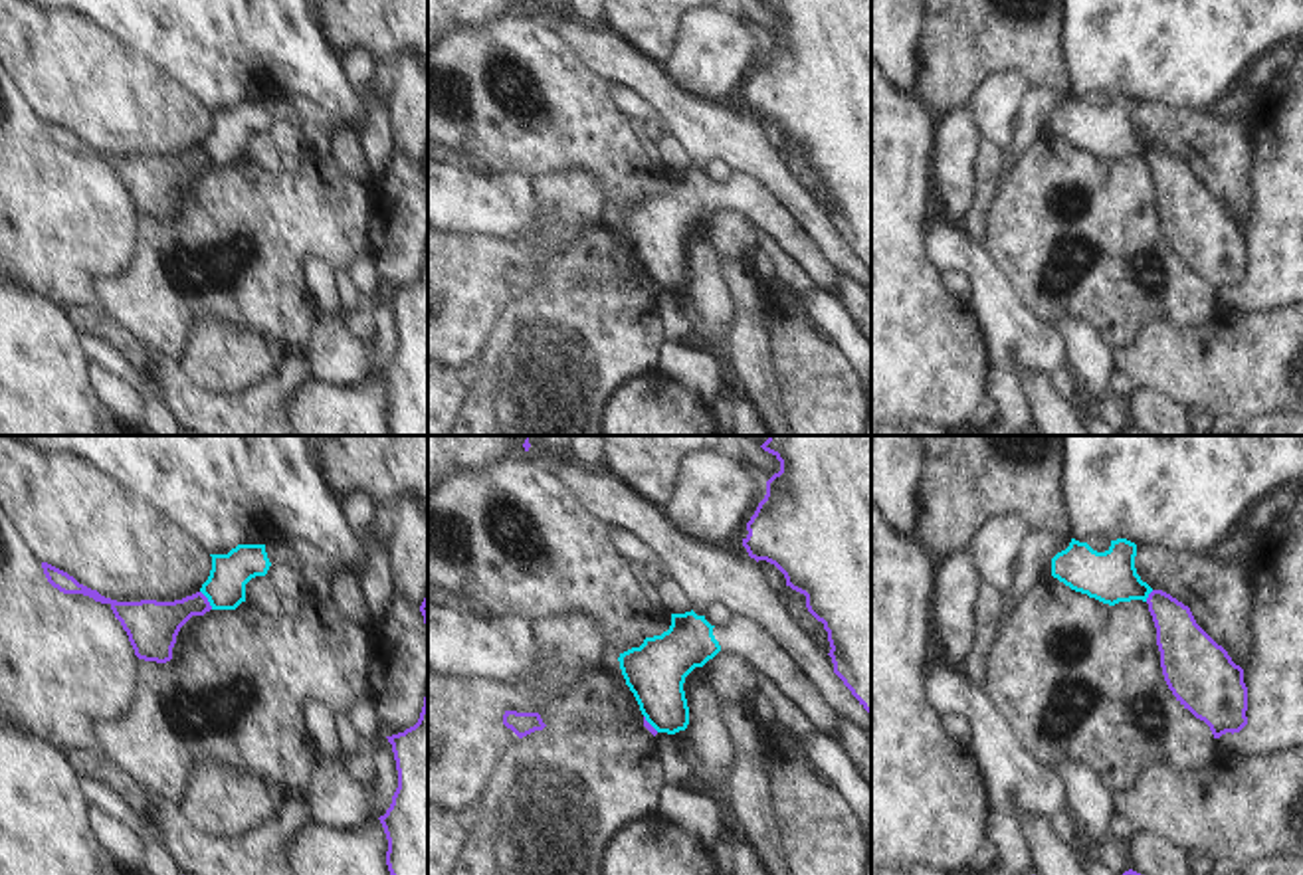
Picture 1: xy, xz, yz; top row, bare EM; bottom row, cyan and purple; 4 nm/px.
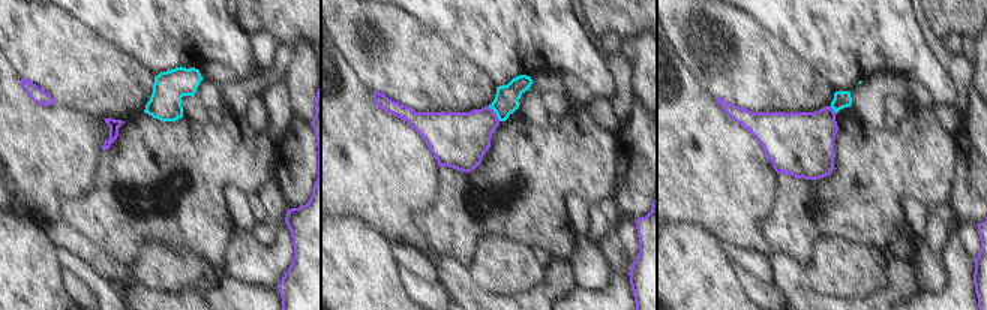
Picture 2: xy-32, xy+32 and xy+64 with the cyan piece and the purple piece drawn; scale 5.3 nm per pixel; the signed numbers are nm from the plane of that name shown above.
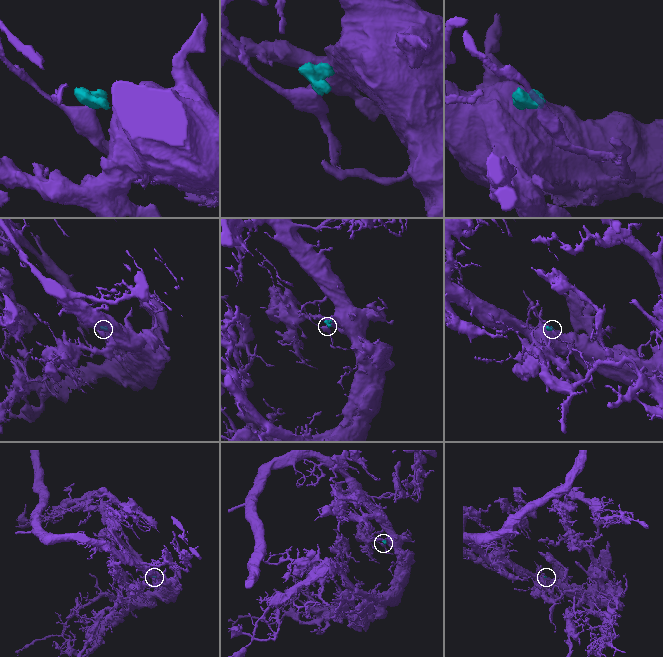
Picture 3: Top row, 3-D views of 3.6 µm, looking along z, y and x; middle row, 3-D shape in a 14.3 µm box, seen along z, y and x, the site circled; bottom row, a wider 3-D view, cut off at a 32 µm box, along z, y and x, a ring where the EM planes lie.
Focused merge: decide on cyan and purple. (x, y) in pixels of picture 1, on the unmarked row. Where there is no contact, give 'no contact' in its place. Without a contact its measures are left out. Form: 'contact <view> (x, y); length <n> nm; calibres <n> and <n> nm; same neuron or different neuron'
contact xy (208, 157); length 90 nm; calibres 160 and 200 nm; different neuron

